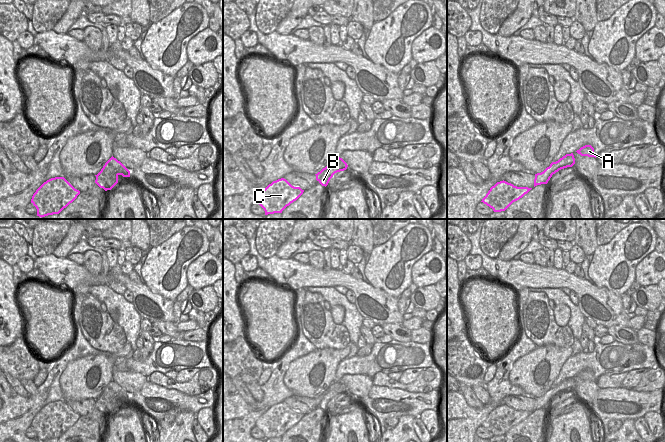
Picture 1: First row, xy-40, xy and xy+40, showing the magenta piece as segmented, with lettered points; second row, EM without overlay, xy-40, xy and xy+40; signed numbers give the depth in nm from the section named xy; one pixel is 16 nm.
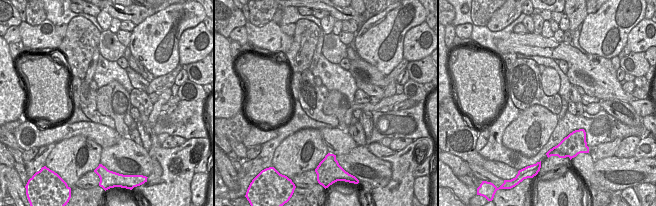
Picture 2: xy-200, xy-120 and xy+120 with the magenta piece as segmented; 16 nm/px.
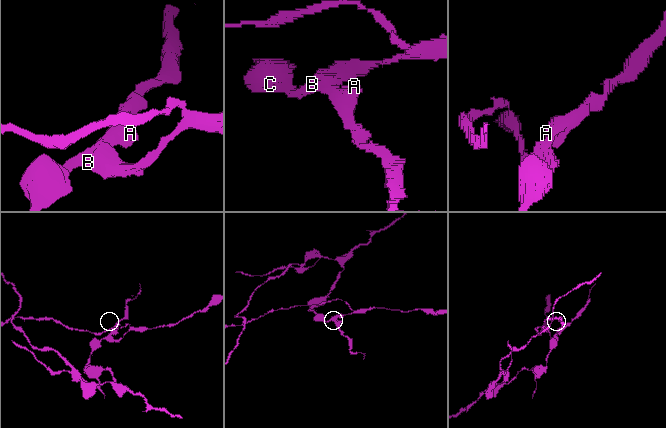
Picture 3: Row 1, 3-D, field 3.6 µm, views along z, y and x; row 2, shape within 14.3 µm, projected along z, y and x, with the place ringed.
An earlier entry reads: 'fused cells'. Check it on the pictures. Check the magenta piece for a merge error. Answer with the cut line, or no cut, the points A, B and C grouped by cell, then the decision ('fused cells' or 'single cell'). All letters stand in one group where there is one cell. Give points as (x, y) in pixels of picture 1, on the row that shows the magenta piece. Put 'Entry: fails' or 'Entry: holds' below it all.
cut in xy along (328, 165), (319, 181); A C / B; fused cells
Entry: holds

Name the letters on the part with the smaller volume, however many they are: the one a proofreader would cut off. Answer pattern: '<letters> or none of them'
B

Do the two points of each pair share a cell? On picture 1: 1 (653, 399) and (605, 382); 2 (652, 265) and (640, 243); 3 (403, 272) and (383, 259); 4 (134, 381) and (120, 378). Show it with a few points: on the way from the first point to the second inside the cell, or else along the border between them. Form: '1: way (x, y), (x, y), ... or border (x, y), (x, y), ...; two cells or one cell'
1: border (622, 386), (599, 388); two cells
2: border (654, 249), (637, 264), (634, 275); two cells
3: way (398, 272), (388, 264); one cell
4: way (131, 381), (123, 379); one cell

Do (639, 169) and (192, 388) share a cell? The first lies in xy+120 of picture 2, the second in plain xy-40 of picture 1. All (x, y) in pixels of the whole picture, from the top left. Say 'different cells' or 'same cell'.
different cells

